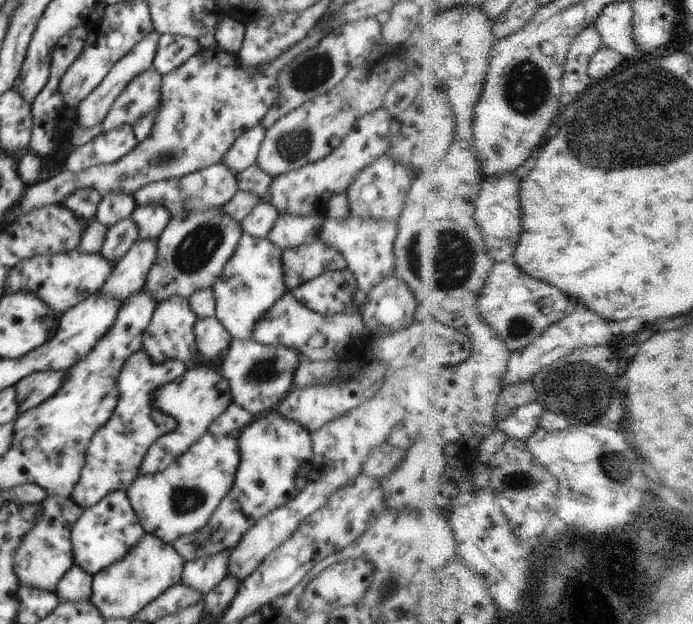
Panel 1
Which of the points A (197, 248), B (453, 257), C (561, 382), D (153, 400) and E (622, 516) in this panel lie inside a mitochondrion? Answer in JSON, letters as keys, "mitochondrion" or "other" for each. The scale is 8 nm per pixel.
{"A":"mitochondrion","B":"mitochondrion","C":"mitochondrion","D":"other","E":"other"}

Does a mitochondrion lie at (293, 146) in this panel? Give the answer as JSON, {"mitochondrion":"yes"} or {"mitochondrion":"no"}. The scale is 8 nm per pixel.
{"mitochondrion":"yes"}

